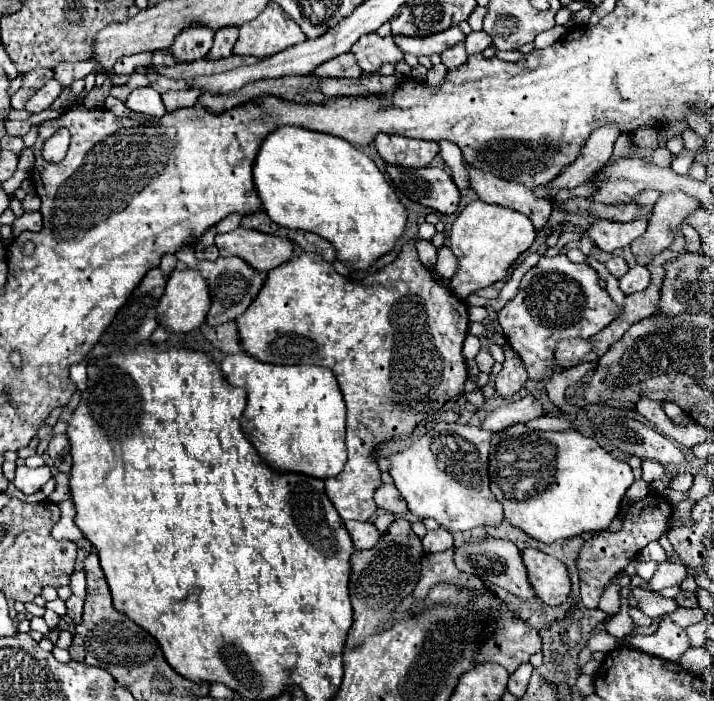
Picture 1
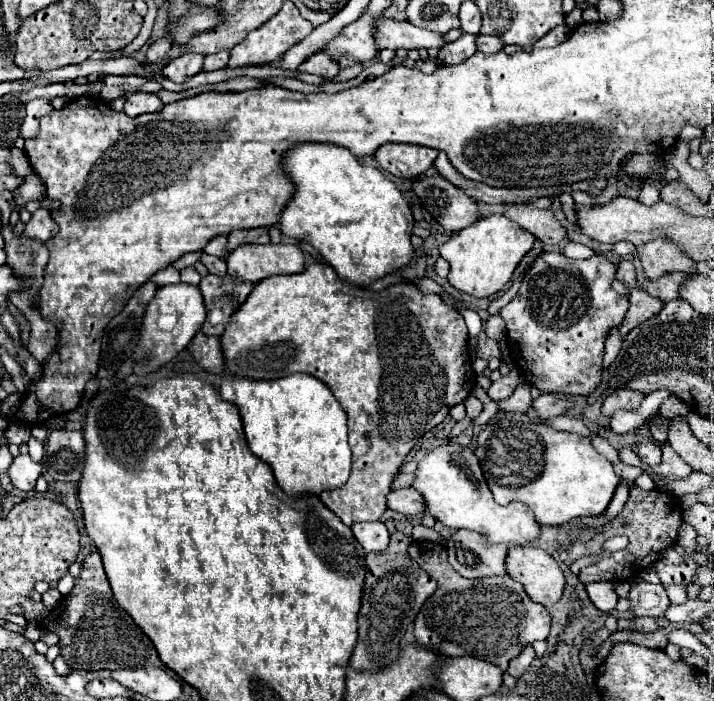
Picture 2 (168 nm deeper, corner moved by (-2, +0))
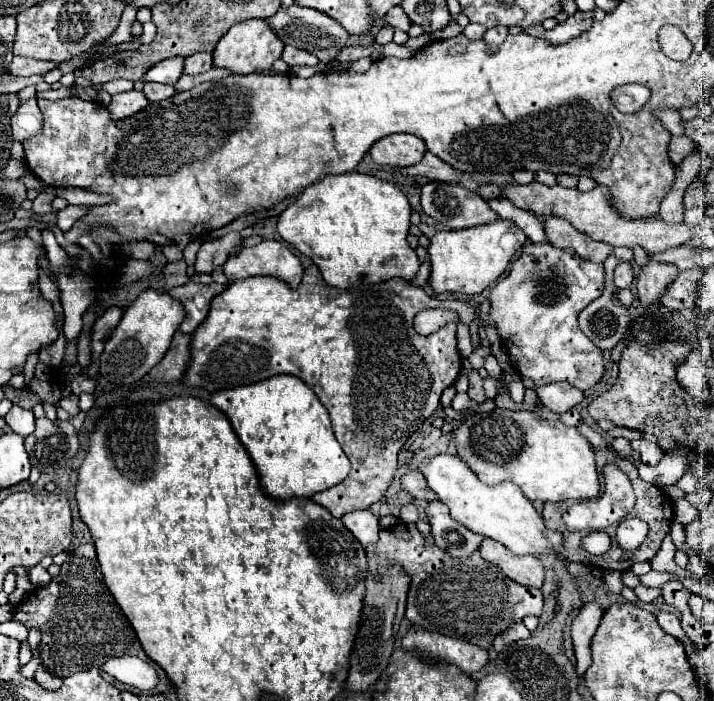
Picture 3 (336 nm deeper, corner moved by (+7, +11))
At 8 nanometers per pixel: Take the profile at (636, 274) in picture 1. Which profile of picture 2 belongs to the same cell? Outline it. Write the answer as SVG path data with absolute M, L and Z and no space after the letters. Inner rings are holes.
M672 272L672 274L664 274L664 276L660 276L660 278L656 278L656 280L644 280L644 282L636 282L636 286L640 288L640 290L644 290L644 292L648 292L650 296L656 296L656 298L660 298L662 302L670 302L670 300L676 300L676 298L680 298L678 296L678 288L680 288L680 284L684 282L688 278L688 274L682 274L682 272Z

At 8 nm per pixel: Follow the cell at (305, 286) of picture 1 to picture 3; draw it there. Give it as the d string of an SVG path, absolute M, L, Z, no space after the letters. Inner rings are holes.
M315 265L303 273L303 281L295 291L275 277L249 277L235 281L229 283L215 301L211 301L207 321L191 333L191 359L185 369L183 383L209 393L257 383L279 373L295 375L307 383L329 411L333 433L345 455L351 459L351 473L347 479L313 497L315 503L323 505L339 519L345 513L369 509L385 495L397 471L397 453L419 429L419 423L437 411L441 391L453 385L461 371L461 355L455 343L457 325L445 325L427 337L417 335L413 329L413 317L423 309L455 311L461 323L471 323L475 317L469 303L435 301L435 297L427 295L421 287L411 287L403 279L389 279L385 283L359 287L355 293L327 287Z

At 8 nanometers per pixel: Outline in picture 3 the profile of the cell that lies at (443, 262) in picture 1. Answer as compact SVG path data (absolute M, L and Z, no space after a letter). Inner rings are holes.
M429 261L421 263L421 267L419 267L417 275L415 275L413 279L409 279L407 283L409 283L409 285L415 285L415 287L423 287L423 285L427 285L427 281L429 281L429 271L431 271L431 265L429 265Z

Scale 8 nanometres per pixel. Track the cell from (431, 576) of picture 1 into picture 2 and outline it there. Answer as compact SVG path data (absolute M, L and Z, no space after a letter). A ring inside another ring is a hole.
M414 542L408 548L408 554L418 566L428 572L436 582L438 588L436 592L424 602L422 610L418 612L418 618L414 620L414 636L418 644L428 644L428 648L440 648L442 654L446 656L474 656L486 662L492 662L500 666L502 670L508 668L510 660L516 658L526 646L530 646L536 640L546 640L550 632L550 614L544 606L536 604L530 600L530 596L524 592L524 588L512 580L510 576L492 576L484 580L468 580L462 578L450 564L448 564L448 554L444 552L444 546L436 542Z

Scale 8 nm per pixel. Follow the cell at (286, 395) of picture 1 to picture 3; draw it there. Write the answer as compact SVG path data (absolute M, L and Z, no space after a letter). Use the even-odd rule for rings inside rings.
M275 375L253 385L219 391L211 403L229 417L235 435L259 473L263 489L273 499L313 497L349 475L351 463L333 435L327 409L301 379Z

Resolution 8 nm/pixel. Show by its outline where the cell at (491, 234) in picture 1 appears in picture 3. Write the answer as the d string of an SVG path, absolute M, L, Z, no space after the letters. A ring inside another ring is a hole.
M499 219L489 225L479 225L473 229L461 229L461 231L439 231L431 239L431 245L427 249L429 263L431 263L431 275L429 285L431 289L441 293L465 293L475 295L487 289L491 283L495 283L503 271L507 269L511 257L523 243L527 241L527 235L519 231L511 221Z

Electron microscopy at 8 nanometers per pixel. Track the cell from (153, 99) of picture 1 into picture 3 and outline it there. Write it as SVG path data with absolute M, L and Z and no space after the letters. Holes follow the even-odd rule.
M127 91L127 93L117 93L113 95L111 103L107 105L107 111L111 115L111 119L115 121L125 121L127 117L133 117L135 113L139 113L141 109L147 107L147 99L143 93L139 91Z

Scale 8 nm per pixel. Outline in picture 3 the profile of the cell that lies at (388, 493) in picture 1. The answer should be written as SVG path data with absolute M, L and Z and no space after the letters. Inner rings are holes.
M409 471L407 475L403 475L401 485L407 493L411 493L415 499L423 499L423 501L435 501L435 493L429 489L425 477L421 471Z

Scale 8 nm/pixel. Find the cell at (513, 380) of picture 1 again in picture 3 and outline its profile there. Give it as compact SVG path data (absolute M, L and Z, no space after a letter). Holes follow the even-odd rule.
M463 359L463 373L469 377L469 391L467 391L469 399L473 403L483 403L487 399L485 393L483 393L483 379L479 377L479 373L475 369L471 369L467 359Z

